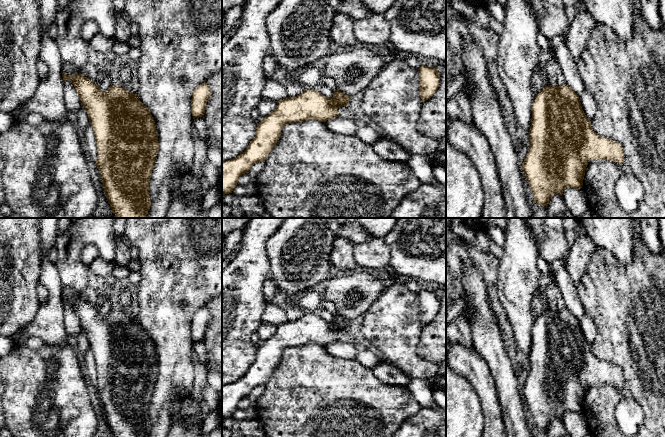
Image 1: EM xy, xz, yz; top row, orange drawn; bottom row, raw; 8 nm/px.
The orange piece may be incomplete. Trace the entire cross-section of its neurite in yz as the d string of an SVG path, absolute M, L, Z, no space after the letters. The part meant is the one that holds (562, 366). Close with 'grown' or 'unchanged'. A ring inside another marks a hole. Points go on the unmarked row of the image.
M566 308L545 310L537 318L528 357L530 372L522 387L522 394L538 430L547 431L551 421L554 418L562 419L566 412L582 412L590 384L610 384L617 388L624 385L622 369L593 355L579 319Z; unchanged

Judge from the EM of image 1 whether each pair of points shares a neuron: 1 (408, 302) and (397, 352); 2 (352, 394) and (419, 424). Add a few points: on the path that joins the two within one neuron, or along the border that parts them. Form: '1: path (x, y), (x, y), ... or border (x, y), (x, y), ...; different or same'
1: path (397, 314), (397, 340); same
2: border (422, 407), (415, 413), (412, 413), (399, 426); different

